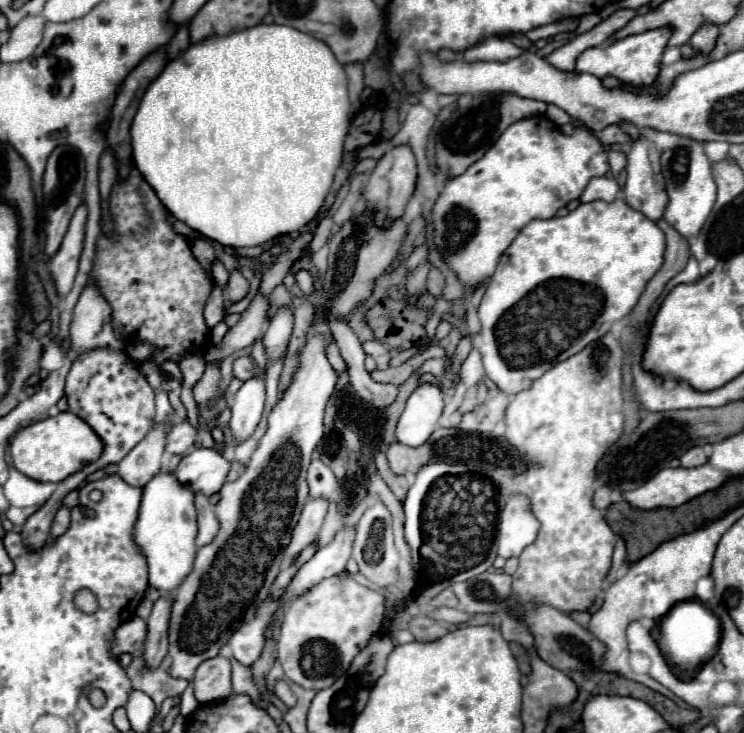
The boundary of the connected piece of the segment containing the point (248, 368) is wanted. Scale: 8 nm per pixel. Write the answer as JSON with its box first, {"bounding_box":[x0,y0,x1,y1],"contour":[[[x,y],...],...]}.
{"bounding_box":[232,356,254,380],"contour":[[[240,356],[240,358],[234,360],[234,364],[232,364],[232,376],[234,378],[248,380],[252,374],[254,374],[254,366],[252,366],[248,356]]]}

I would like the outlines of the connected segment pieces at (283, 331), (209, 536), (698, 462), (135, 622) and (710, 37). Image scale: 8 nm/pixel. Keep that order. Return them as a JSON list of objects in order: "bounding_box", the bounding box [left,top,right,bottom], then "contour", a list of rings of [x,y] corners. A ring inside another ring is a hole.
[{"bounding_box":[262,306,294,368],"contour":[[[288,306],[278,308],[278,312],[270,318],[268,330],[266,330],[264,338],[262,338],[264,350],[266,350],[266,358],[268,358],[266,368],[270,368],[278,358],[282,358],[286,354],[292,328],[294,328],[294,314],[292,314],[292,310]]]},{"bounding_box":[196,494,218,548],"contour":[[[196,494],[196,512],[198,512],[198,536],[196,546],[202,548],[214,540],[218,534],[218,518],[214,518],[214,506],[206,494]]]},{"bounding_box":[680,446,706,468],"contour":[[[694,446],[694,448],[690,448],[682,458],[680,458],[680,462],[682,462],[682,466],[684,468],[694,468],[694,466],[702,466],[702,464],[706,464],[706,452],[704,452],[704,448],[700,448],[700,446]]]},{"bounding_box":[112,618,146,656],"contour":[[[132,618],[128,622],[124,622],[116,634],[114,634],[114,646],[112,652],[118,656],[122,652],[136,652],[142,648],[142,638],[146,638],[146,622],[142,618]]]},{"bounding_box":[690,24,720,52],"contour":[[[706,24],[706,26],[700,26],[694,36],[690,38],[690,44],[696,52],[710,52],[714,48],[714,42],[718,38],[718,32],[720,28],[714,26],[714,24]]]}]

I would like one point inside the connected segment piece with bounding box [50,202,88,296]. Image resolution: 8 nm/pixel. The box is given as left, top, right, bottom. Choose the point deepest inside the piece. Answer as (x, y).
(63, 267)

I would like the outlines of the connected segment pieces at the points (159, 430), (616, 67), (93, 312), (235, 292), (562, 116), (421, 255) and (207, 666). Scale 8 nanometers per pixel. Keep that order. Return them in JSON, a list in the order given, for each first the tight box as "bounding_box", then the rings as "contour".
[{"bounding_box":[118,424,170,486],"contour":[[[156,424],[142,442],[138,442],[130,454],[118,464],[118,474],[130,486],[146,486],[154,474],[160,472],[162,454],[166,448],[166,438],[170,434],[170,424]]]},{"bounding_box":[576,28,670,86],"contour":[[[660,28],[660,30],[648,30],[642,34],[634,34],[634,36],[628,36],[624,40],[618,40],[618,42],[588,48],[578,56],[576,72],[588,72],[588,74],[594,74],[598,78],[616,76],[624,84],[648,86],[658,76],[658,66],[660,66],[662,54],[666,50],[668,36],[670,36],[670,30]]]},{"bounding_box":[70,282,124,352],"contour":[[[88,282],[74,308],[70,324],[70,342],[74,350],[92,350],[112,346],[124,352],[124,342],[112,330],[112,310],[94,282]]]},{"bounding_box":[224,272,250,302],"contour":[[[230,272],[230,278],[228,278],[228,284],[224,288],[224,296],[232,302],[238,302],[242,300],[246,294],[250,292],[250,282],[240,274],[240,272]]]},{"bounding_box":[546,104,582,126],"contour":[[[550,104],[550,106],[548,106],[546,114],[548,114],[548,116],[550,116],[550,118],[552,118],[552,120],[554,120],[558,126],[568,124],[568,122],[570,122],[570,124],[574,124],[574,126],[582,126],[580,122],[574,122],[574,120],[572,120],[572,118],[570,118],[570,116],[564,112],[564,110],[560,110],[560,108],[558,108],[558,106],[554,106],[554,104]]]},{"bounding_box":[406,244,428,270],"contour":[[[422,244],[422,246],[414,248],[414,252],[410,254],[410,258],[406,260],[408,270],[412,270],[412,268],[416,268],[420,262],[424,262],[424,260],[426,260],[426,256],[428,256],[428,246],[426,246],[426,244]]]},{"bounding_box":[192,656,230,704],"contour":[[[216,656],[202,662],[196,670],[192,686],[200,704],[226,700],[230,696],[230,660]]]}]

